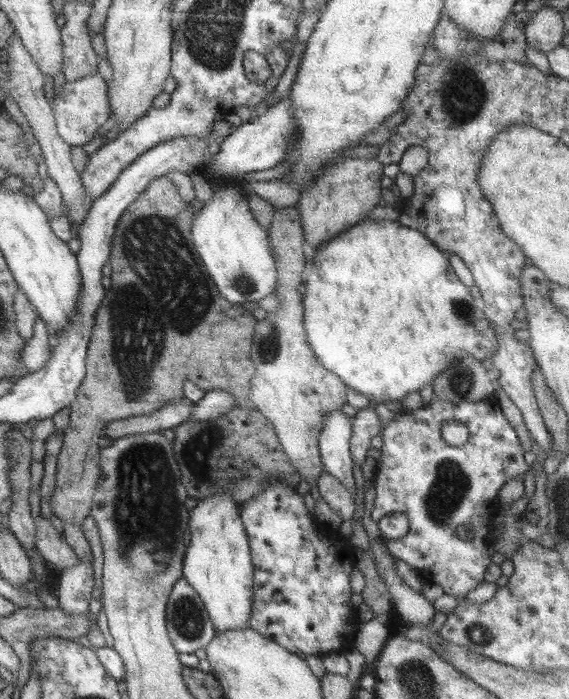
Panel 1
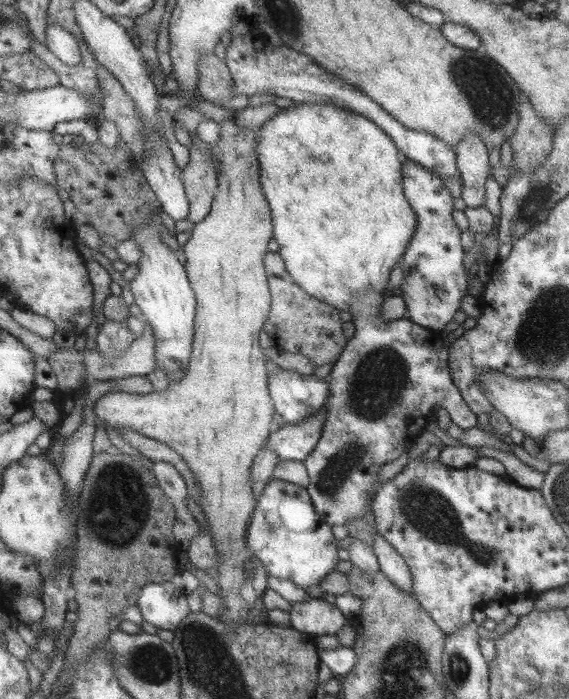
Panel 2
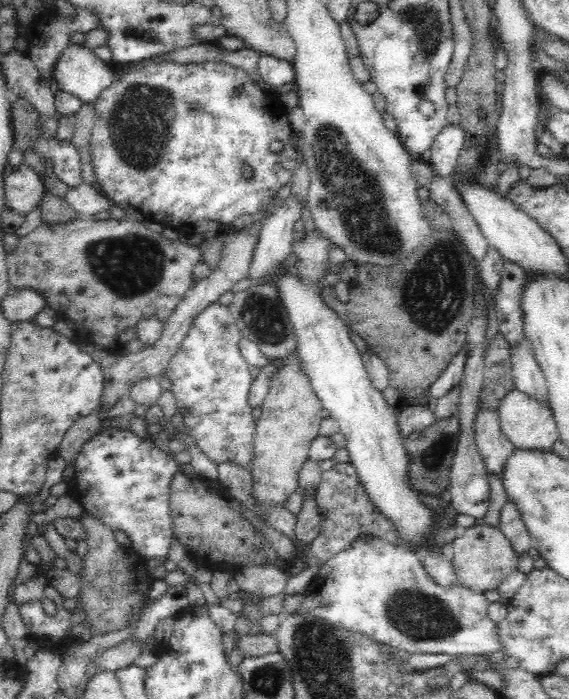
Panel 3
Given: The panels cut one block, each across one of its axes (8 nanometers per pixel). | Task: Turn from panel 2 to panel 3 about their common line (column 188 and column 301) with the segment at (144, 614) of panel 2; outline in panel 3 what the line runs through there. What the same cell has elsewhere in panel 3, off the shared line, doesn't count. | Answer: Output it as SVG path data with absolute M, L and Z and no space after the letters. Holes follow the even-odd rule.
M361 535L358 536L354 542L351 543L349 547L344 548L342 552L338 552L336 556L333 556L323 564L319 571L317 572L317 580L310 589L310 597L308 597L304 602L302 602L302 608L298 614L310 614L315 615L318 618L324 618L328 622L331 622L334 626L341 626L342 628L347 628L348 630L353 630L354 632L359 632L369 636L374 639L376 642L386 645L389 648L399 648L402 656L406 654L422 653L422 654L452 654L452 655L461 655L461 654L471 654L476 656L486 656L490 653L504 653L504 661L507 668L518 668L519 662L513 657L507 656L505 650L501 645L499 636L497 633L496 623L492 622L488 616L489 604L485 600L482 592L473 592L470 588L465 588L462 585L456 585L456 588L443 588L438 585L436 581L430 579L428 573L424 571L422 563L420 563L419 557L416 553L408 550L406 546L394 545L389 541L382 540L378 537Z

